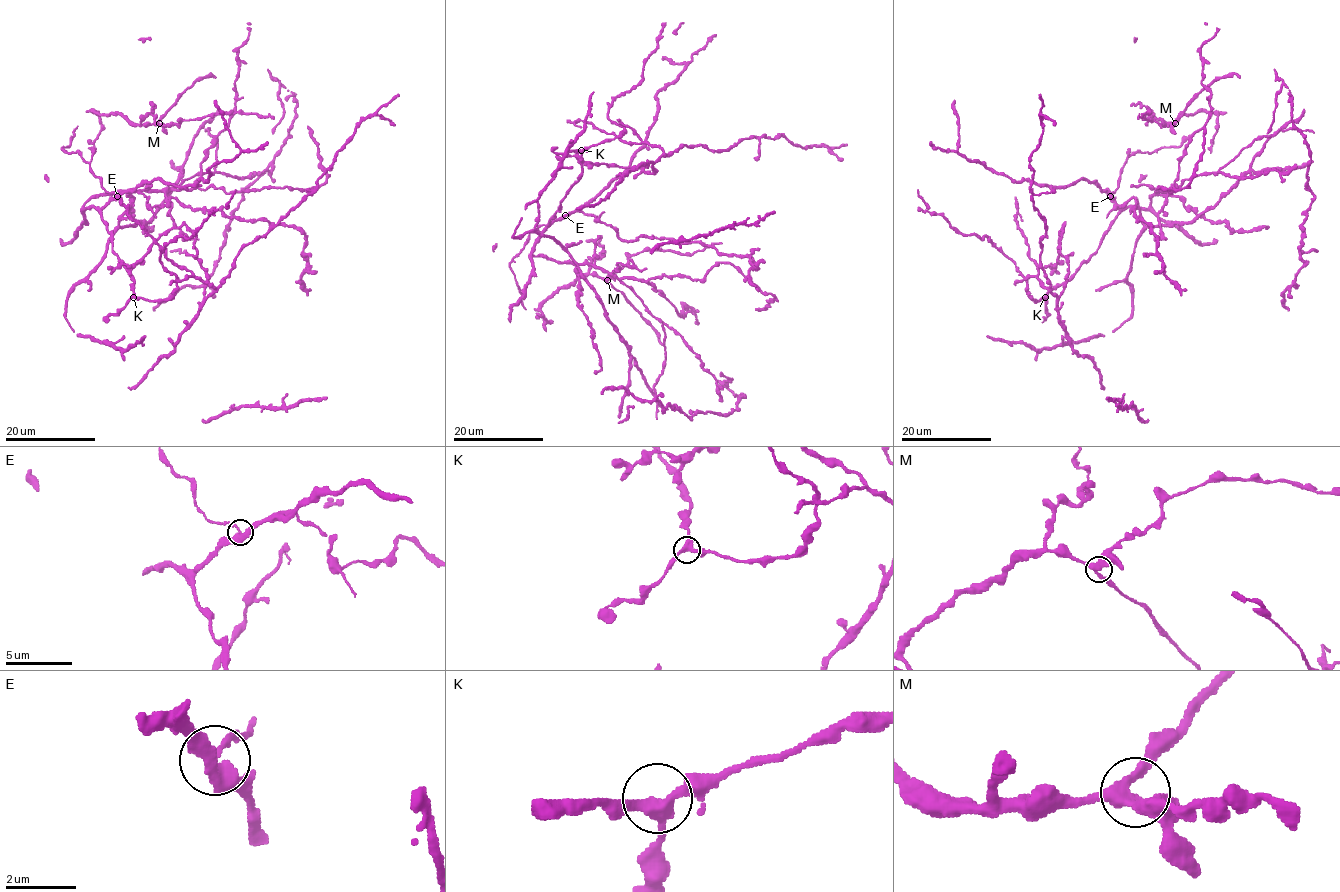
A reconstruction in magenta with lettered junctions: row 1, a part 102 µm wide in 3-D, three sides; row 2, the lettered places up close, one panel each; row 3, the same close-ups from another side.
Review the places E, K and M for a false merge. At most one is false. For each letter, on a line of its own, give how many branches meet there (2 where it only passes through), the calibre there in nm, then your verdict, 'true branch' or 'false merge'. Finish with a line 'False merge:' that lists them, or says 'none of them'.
E: branches 3; calibre 360 nm; false merge
K: branches 3; calibre 320 nm; true branch
M: branches 3; calibre 360 nm; true branch
False merge: E

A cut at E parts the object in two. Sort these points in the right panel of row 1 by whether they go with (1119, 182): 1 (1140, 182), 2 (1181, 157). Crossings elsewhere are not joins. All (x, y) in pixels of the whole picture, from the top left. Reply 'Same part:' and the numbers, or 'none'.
Same part: none

